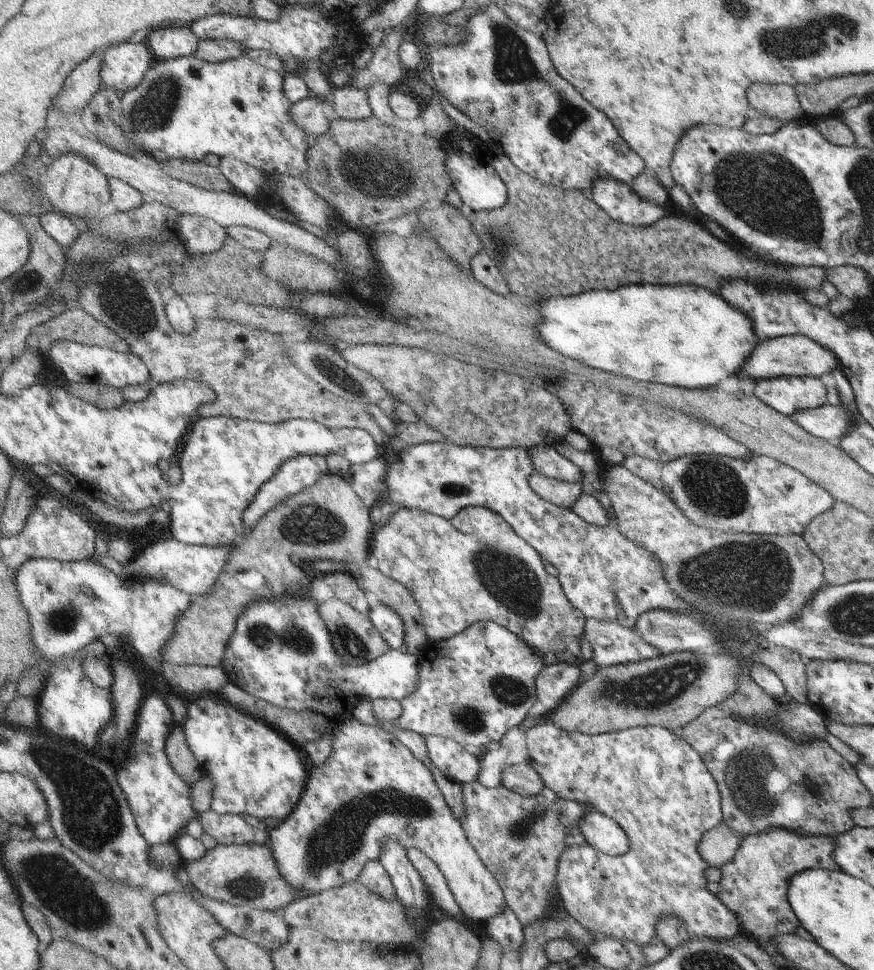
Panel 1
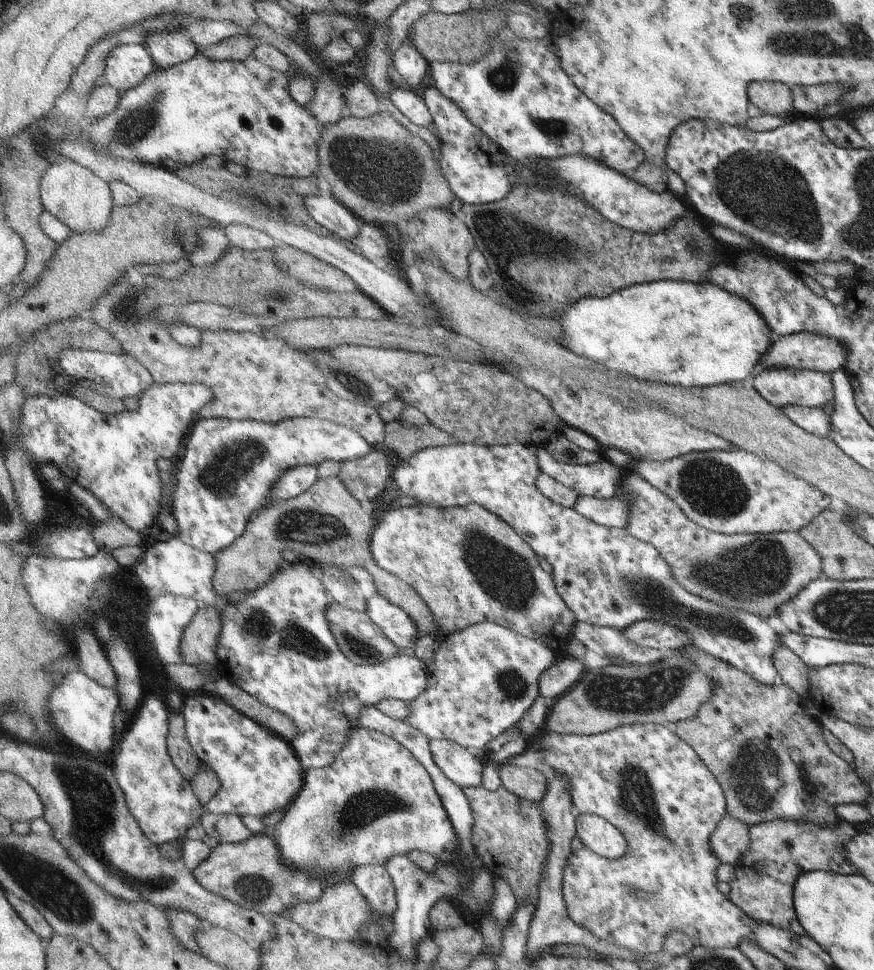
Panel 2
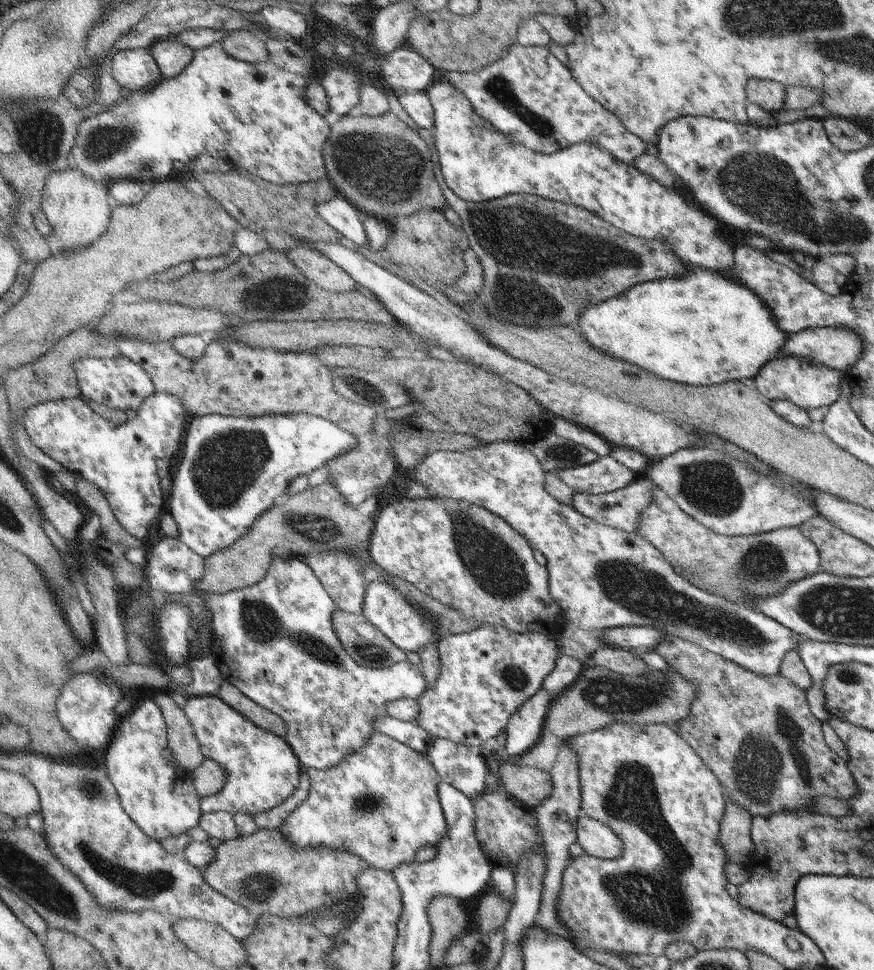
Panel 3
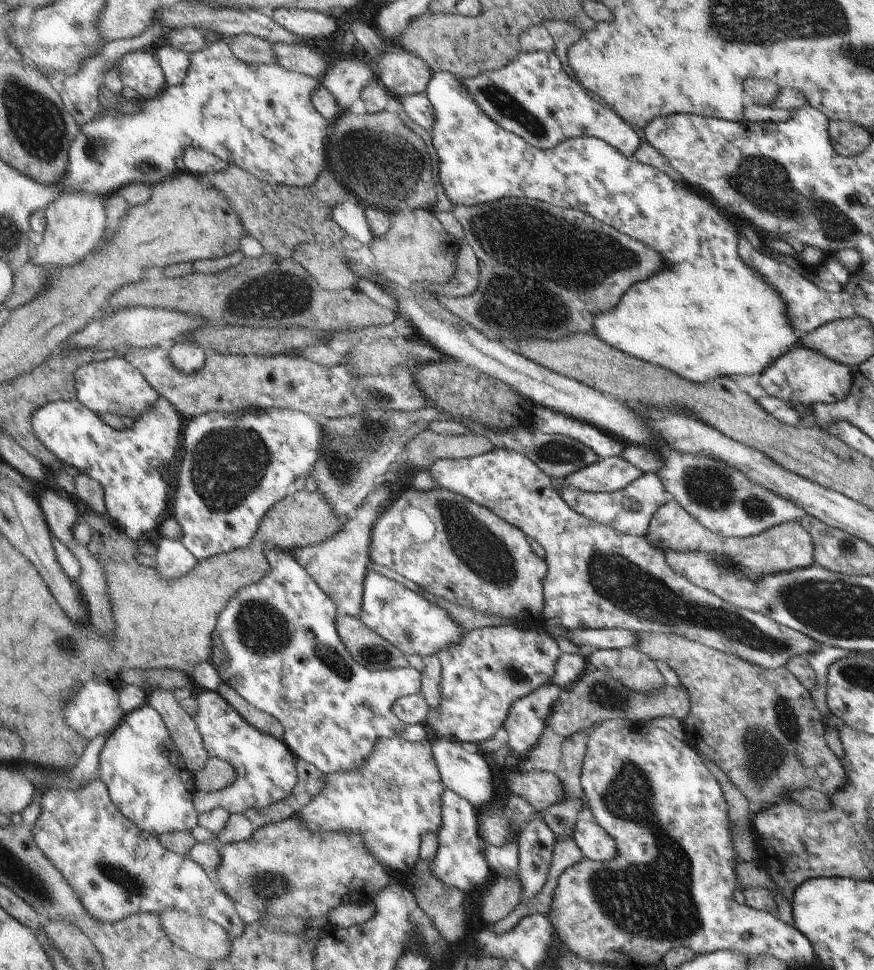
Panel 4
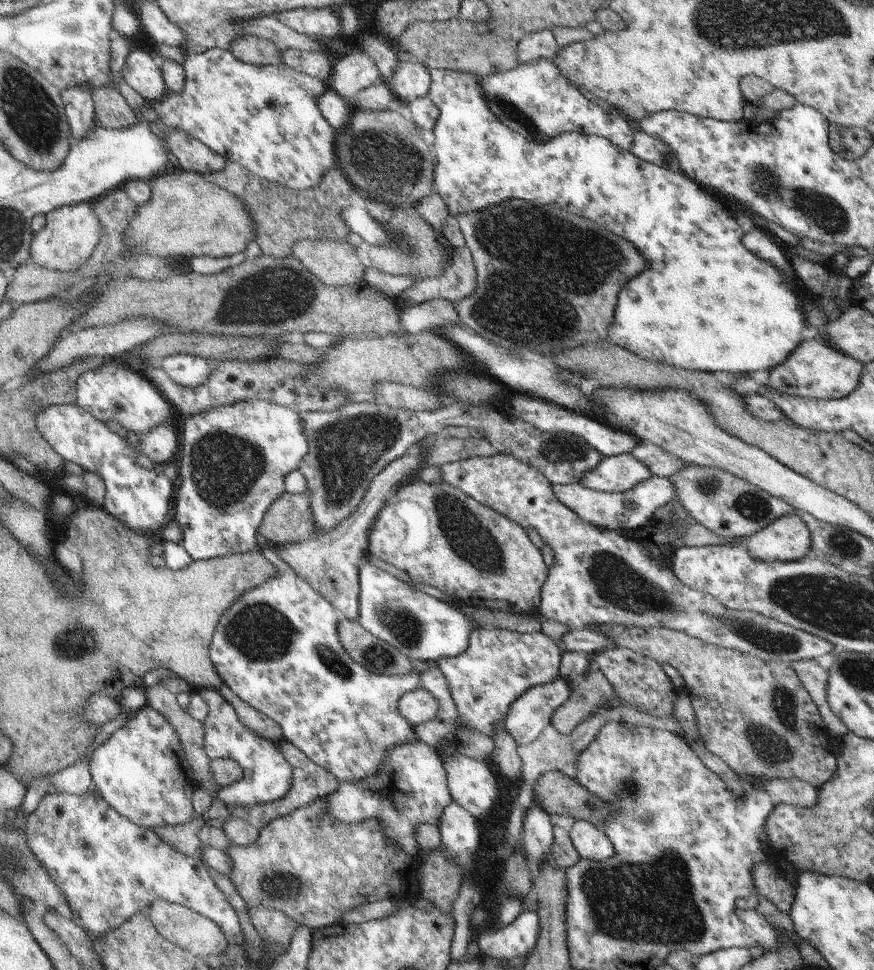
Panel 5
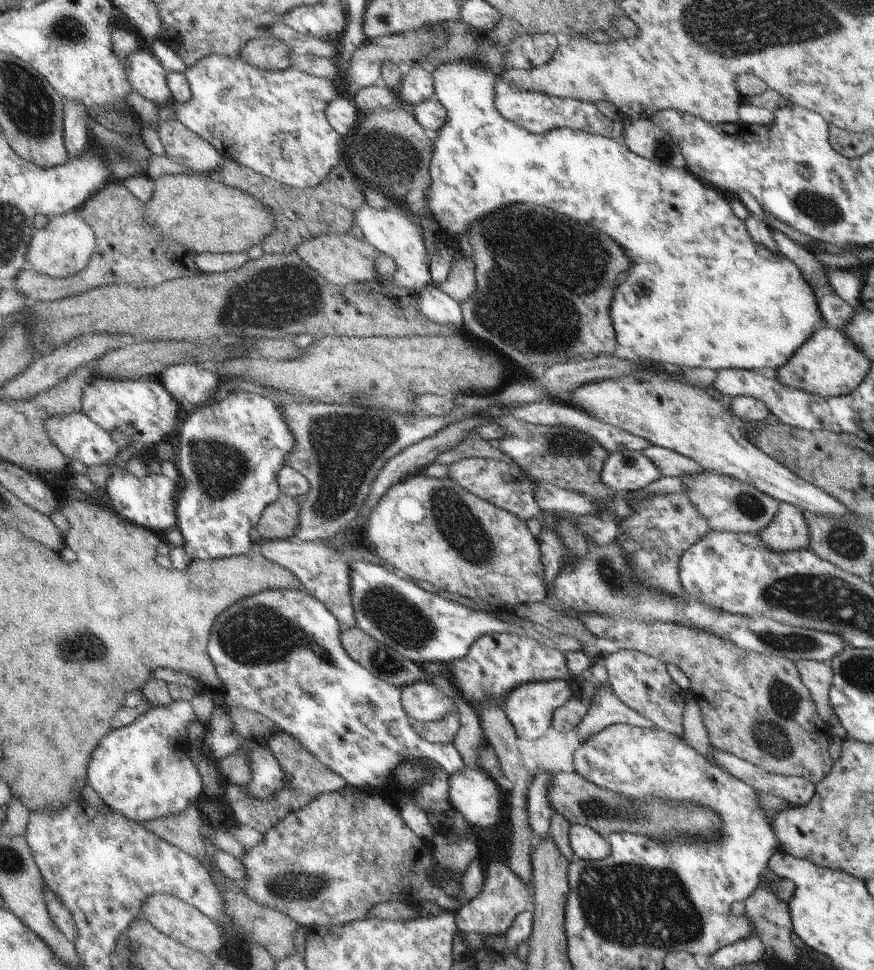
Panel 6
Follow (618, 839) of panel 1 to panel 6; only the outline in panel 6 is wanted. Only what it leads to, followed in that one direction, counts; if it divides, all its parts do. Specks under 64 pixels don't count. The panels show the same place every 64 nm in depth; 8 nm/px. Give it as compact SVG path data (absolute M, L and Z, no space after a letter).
M585 825L568 828L568 843L572 854L584 861L596 861L610 853L610 844L597 831Z

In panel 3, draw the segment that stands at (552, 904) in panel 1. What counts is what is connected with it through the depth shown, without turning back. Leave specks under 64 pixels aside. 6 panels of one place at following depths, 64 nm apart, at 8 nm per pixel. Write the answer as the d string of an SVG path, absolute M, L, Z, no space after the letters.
M502 788L475 794L469 797L469 802L474 809L475 840L487 858L489 866L492 866L493 861L497 861L507 866L515 876L519 854L535 852L539 848L537 838L540 835L540 828L539 822L536 821L535 810L522 804L517 798L512 798Z

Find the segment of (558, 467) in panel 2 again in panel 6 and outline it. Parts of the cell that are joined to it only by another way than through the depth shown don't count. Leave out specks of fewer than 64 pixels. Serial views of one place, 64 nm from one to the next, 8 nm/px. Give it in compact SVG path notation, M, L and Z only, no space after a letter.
M641 451L609 453L600 472L600 482L615 494L639 491L659 477L660 470Z

